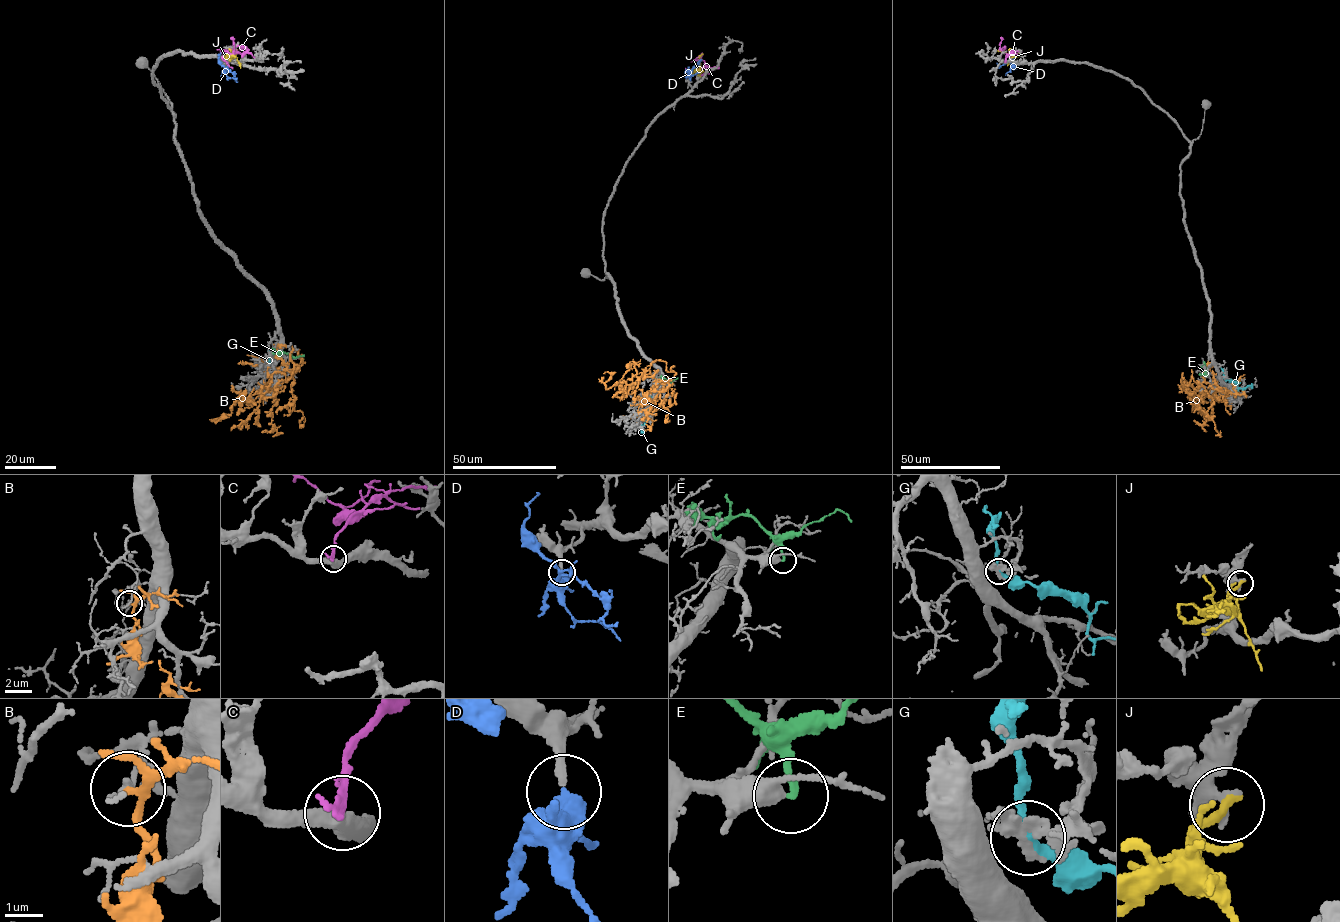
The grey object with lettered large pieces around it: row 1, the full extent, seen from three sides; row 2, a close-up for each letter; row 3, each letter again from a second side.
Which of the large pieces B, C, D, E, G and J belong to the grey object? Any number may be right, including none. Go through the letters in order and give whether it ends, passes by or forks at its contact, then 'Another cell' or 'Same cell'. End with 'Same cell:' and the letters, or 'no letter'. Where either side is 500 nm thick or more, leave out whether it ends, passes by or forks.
B: It forks there. Another cell
C: It ends there. Another cell
D: It passes by. Same cell
E: It ends there. Another cell
G: It passes by. Another cell
J: It ends there. Another cell
Same cell: D

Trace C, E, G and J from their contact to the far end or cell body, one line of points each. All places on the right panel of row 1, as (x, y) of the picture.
C: (1005, 61), (1008, 55), (999, 49), (1005, 47), (998, 60)
E: (1207, 375), (1204, 362)
G: (1223, 378), (1232, 380), (1238, 388), (1252, 387)
J: (1018, 54), (995, 51)

